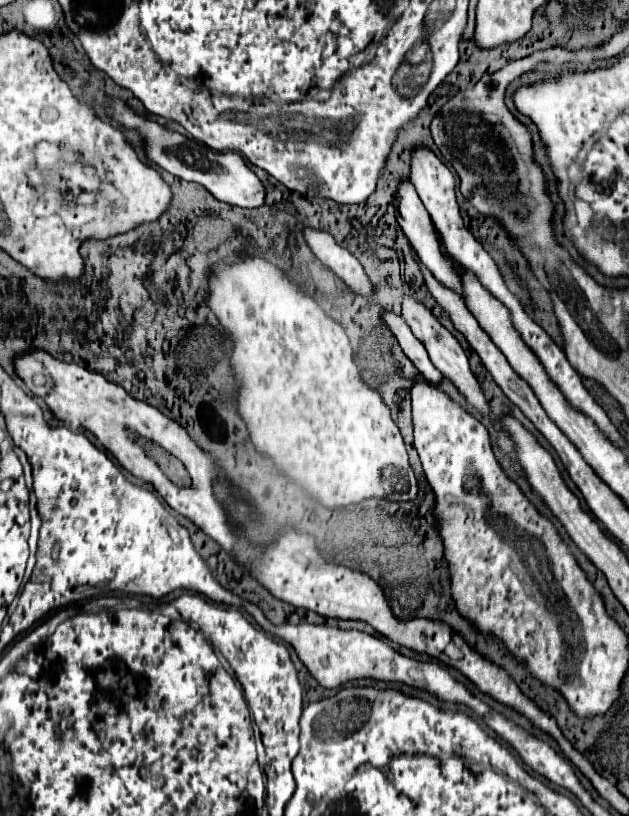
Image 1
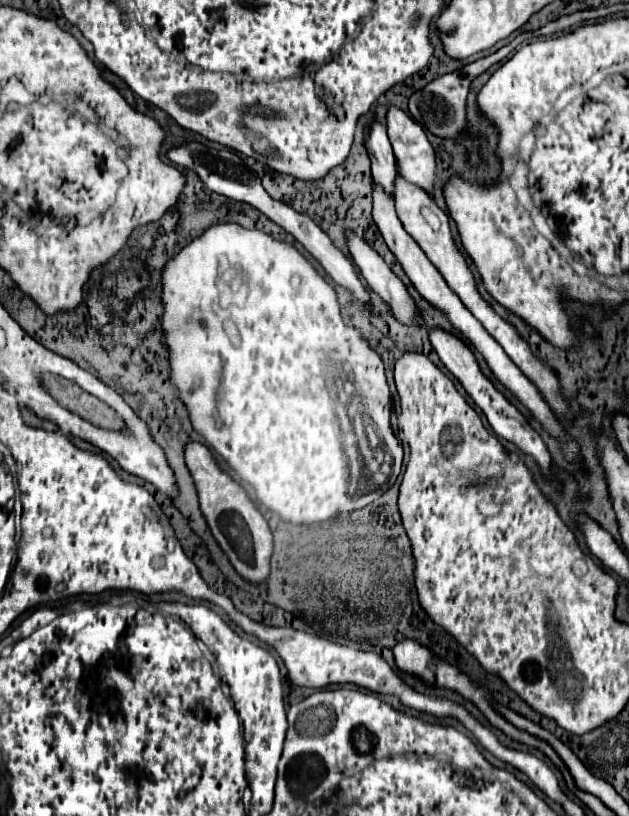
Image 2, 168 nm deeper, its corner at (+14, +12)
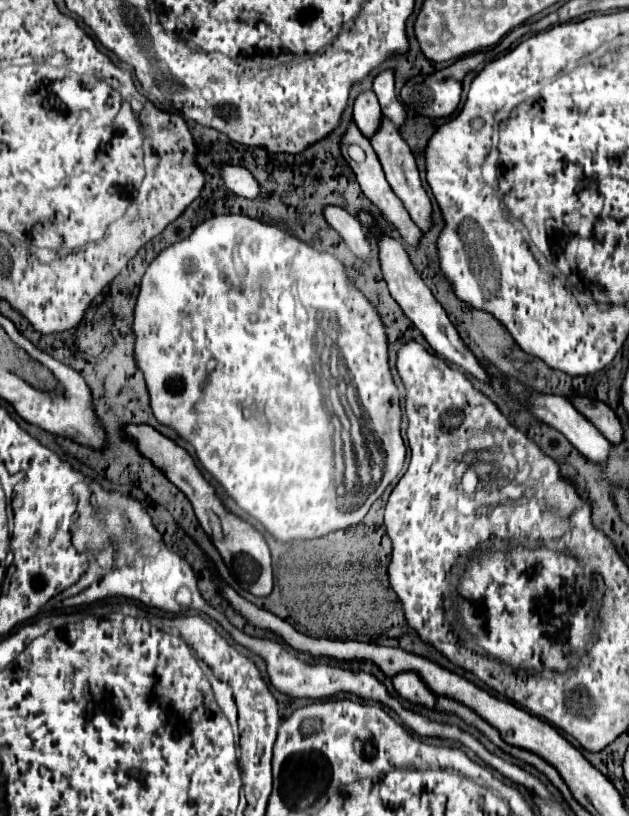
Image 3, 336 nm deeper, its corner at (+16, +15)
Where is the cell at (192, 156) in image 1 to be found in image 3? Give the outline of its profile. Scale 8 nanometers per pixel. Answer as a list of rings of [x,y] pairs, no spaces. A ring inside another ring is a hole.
[[[222,166],[222,180],[226,184],[228,190],[232,190],[234,194],[238,196],[244,196],[244,198],[258,198],[260,194],[260,186],[258,182],[254,180],[254,176],[246,170],[246,168],[240,168],[240,166]]]

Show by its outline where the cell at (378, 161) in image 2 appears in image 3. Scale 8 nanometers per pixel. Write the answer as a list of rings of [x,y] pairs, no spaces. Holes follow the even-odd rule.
[[[372,90],[362,92],[354,102],[354,120],[360,128],[360,132],[366,138],[370,138],[378,130],[380,118],[382,118],[382,112],[380,112],[380,104],[376,100],[376,94]]]

